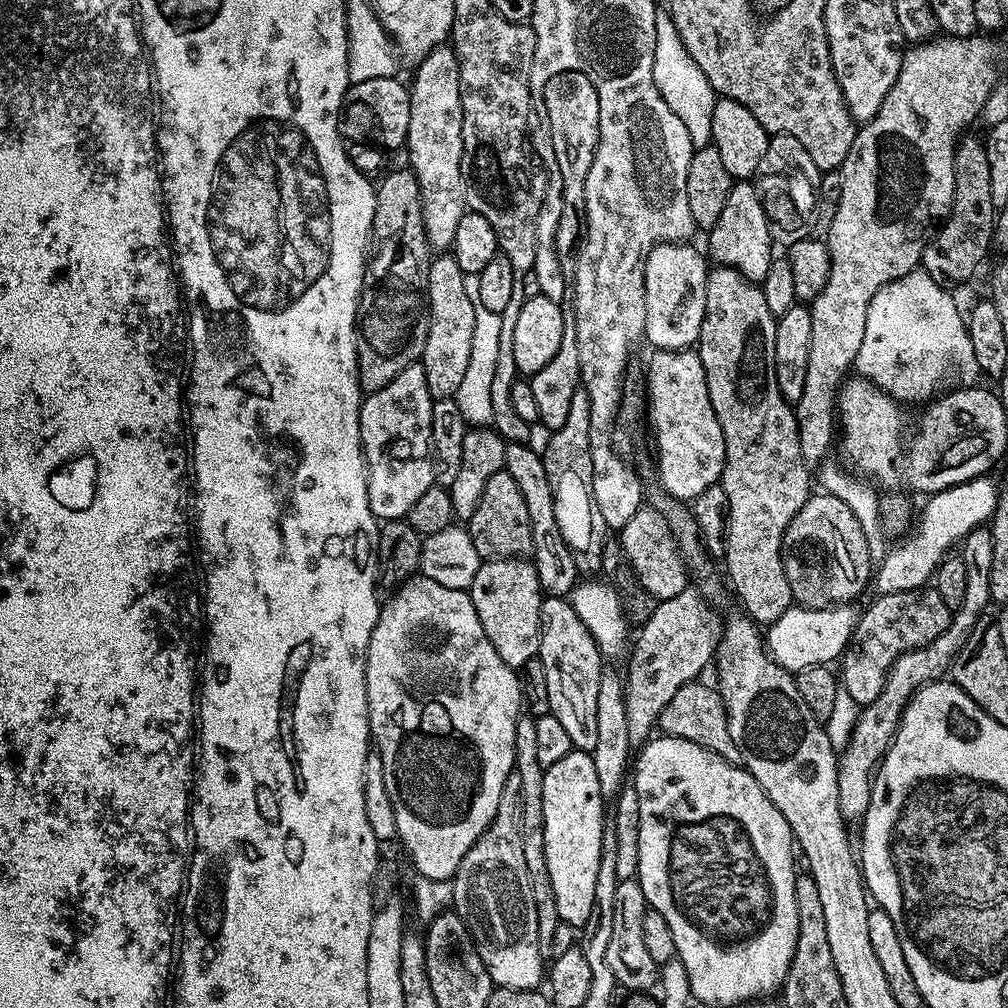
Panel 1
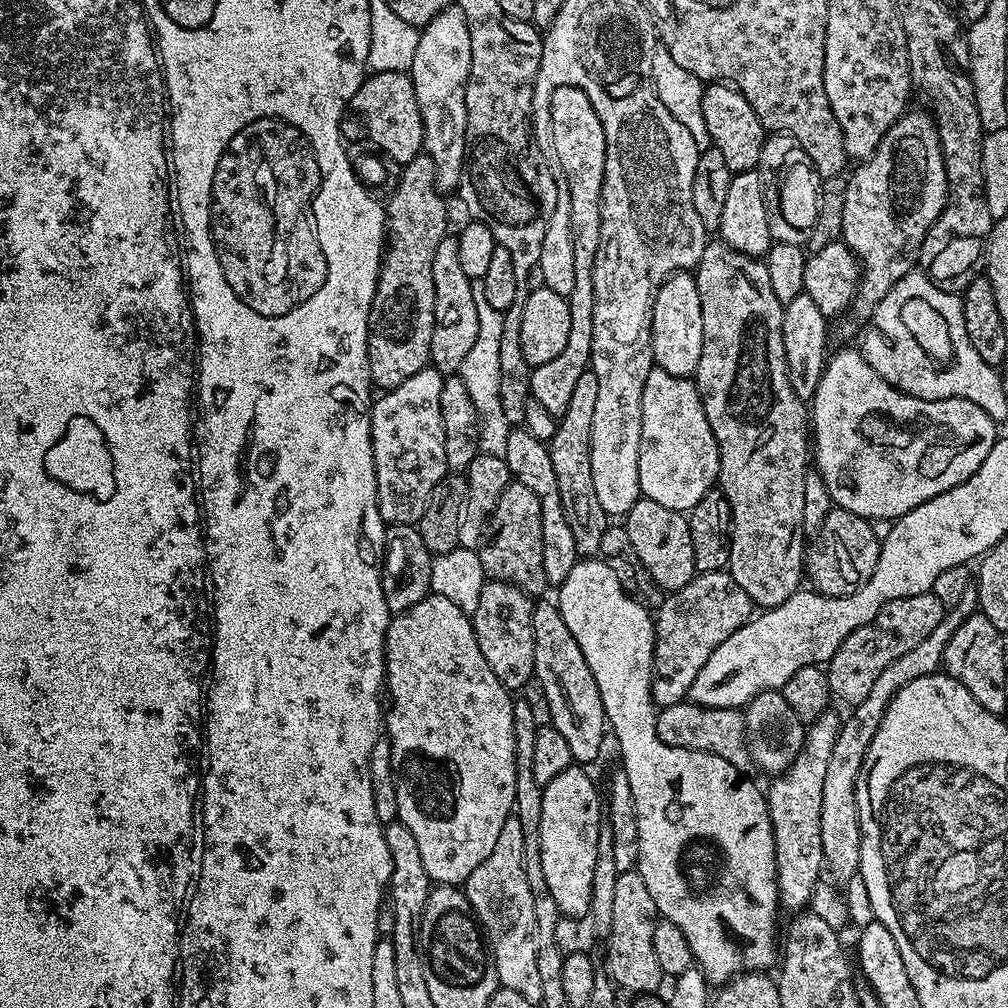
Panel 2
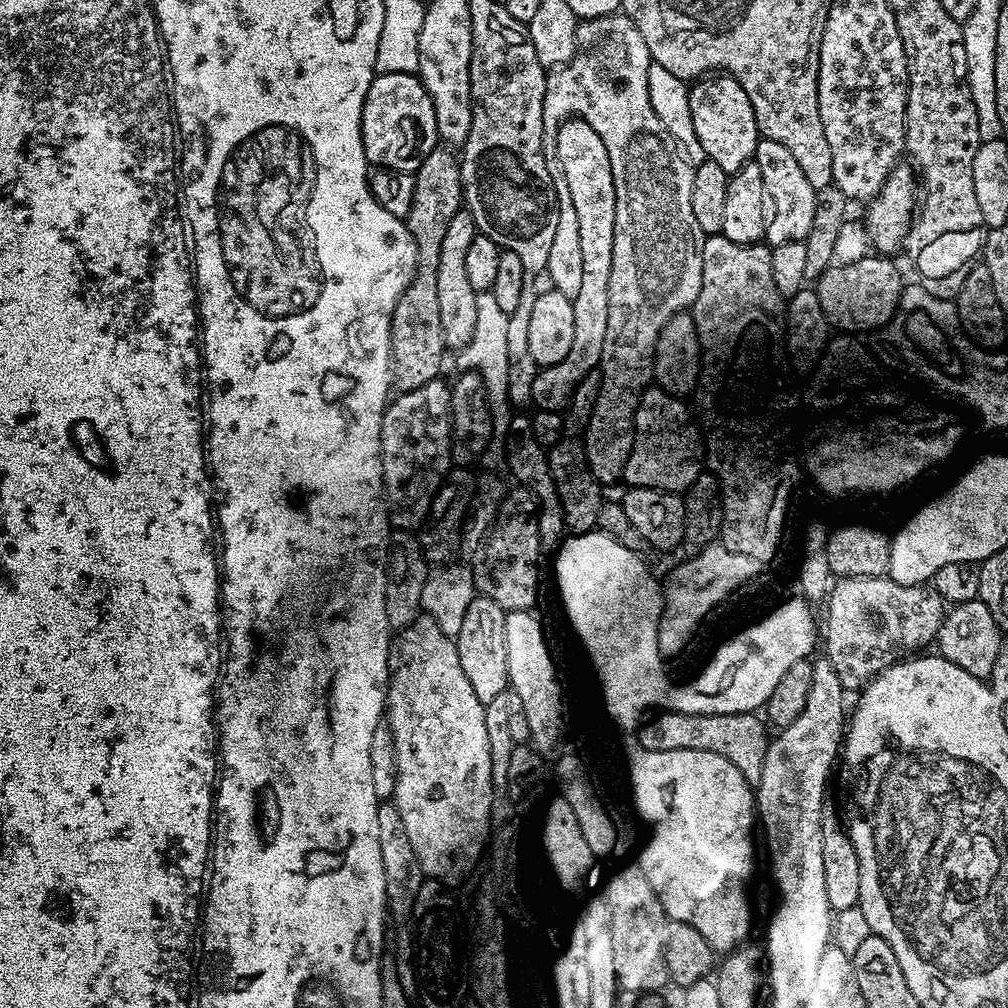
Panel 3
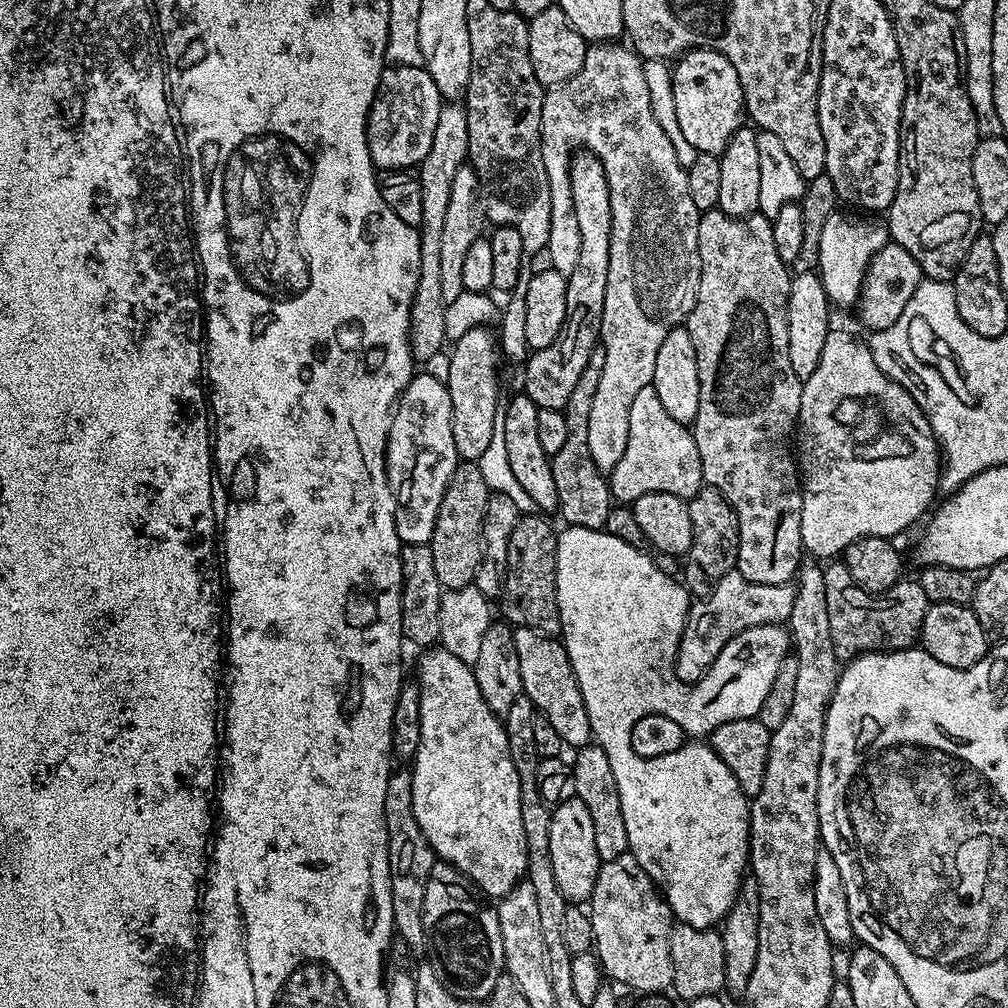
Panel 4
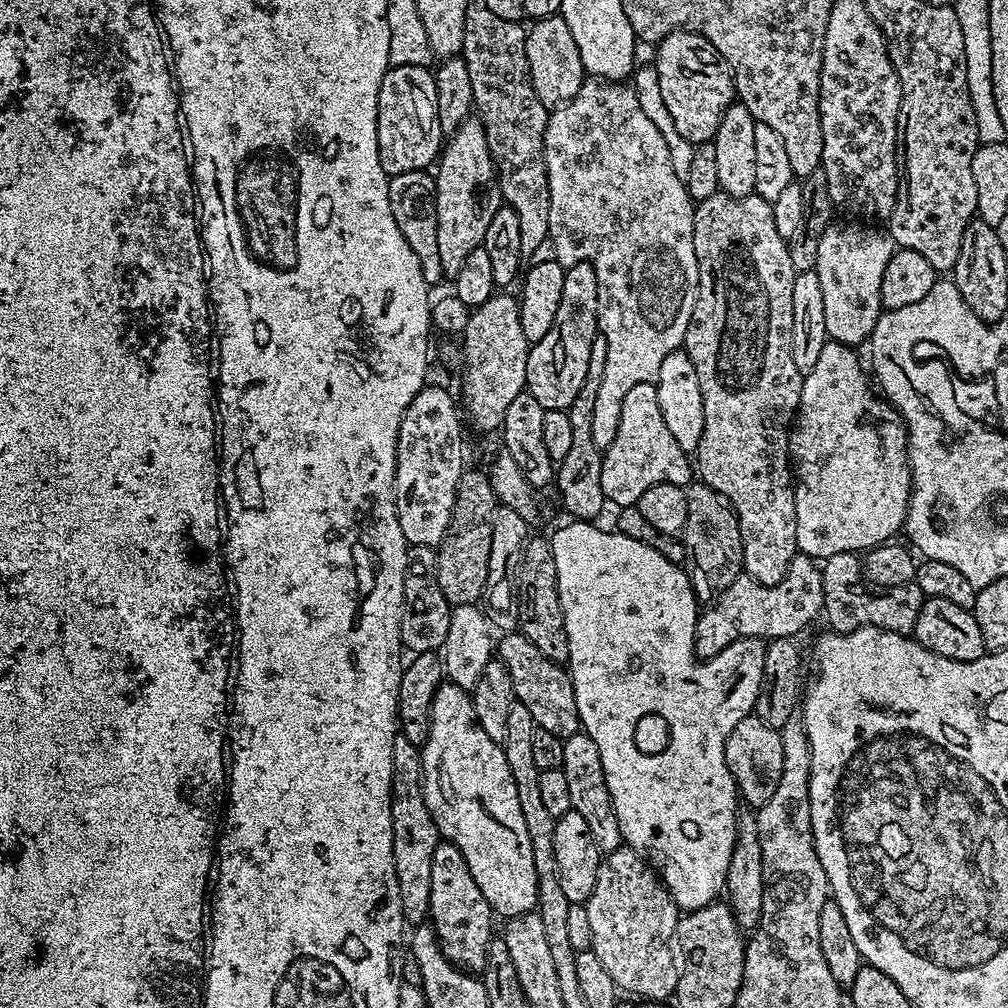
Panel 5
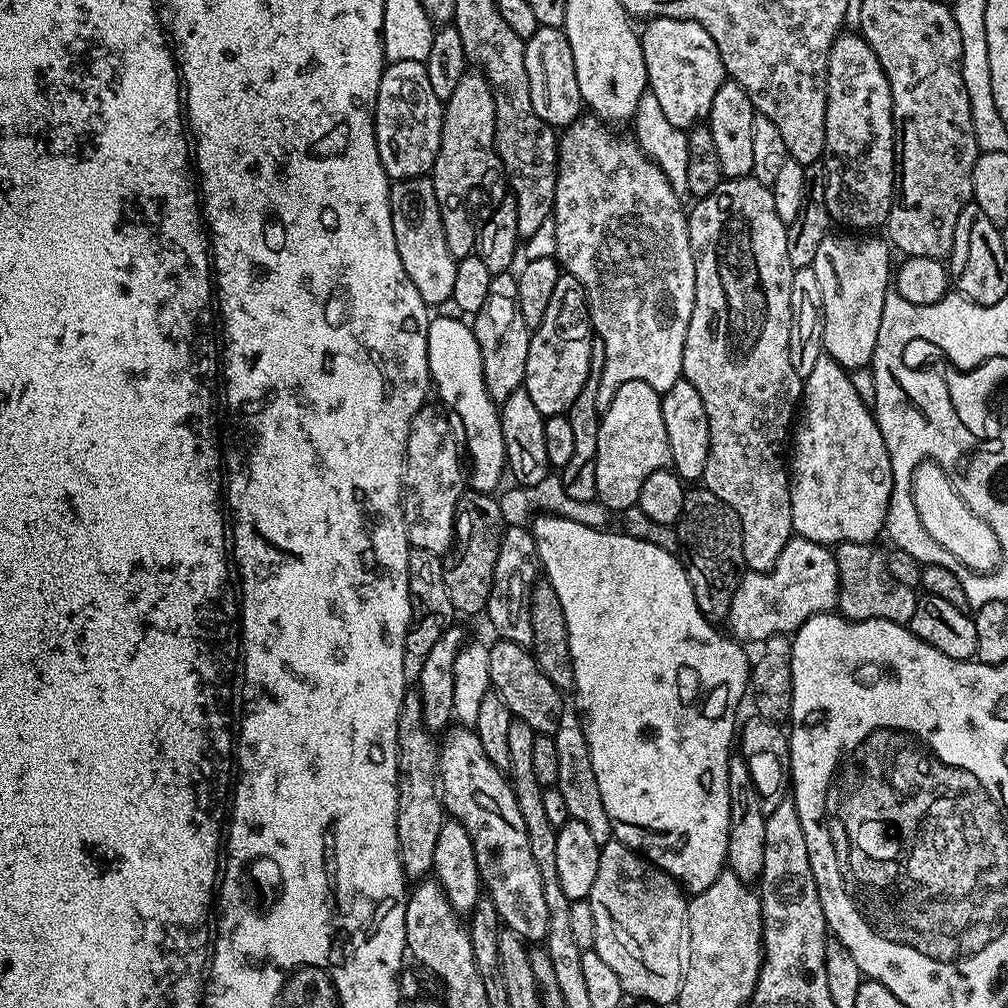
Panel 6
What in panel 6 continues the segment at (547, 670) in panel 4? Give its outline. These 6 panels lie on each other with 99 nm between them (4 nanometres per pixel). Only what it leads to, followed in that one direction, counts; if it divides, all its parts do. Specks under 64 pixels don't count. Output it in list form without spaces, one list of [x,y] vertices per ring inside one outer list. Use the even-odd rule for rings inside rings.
[[[497,639],[495,643],[488,650],[490,682],[494,691],[500,695],[502,702],[506,702],[515,719],[526,722],[526,726],[530,726],[538,734],[555,733],[565,719],[565,697],[560,689],[550,682],[550,678],[546,678],[546,674],[542,674],[542,670],[538,670],[538,662],[525,645],[501,639]]]

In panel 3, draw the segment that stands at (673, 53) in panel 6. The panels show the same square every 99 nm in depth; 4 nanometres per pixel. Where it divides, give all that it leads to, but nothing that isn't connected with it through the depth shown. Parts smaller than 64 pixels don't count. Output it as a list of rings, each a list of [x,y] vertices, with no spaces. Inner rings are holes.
[[[708,74],[697,79],[689,87],[688,97],[690,98],[690,118],[694,118],[694,132],[698,134],[700,152],[707,159],[718,162],[718,166],[722,166],[722,170],[726,170],[730,174],[735,172],[750,158],[750,150],[756,150],[756,141],[761,139],[754,118],[754,106],[750,106],[750,98],[736,79],[727,74]]]

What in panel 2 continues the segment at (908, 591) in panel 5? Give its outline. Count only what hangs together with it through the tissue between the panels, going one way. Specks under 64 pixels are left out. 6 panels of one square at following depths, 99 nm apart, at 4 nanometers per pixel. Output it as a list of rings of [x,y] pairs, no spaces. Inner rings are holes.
[[[931,592],[914,594],[910,598],[898,598],[894,602],[886,602],[882,610],[866,626],[854,630],[838,646],[826,665],[828,674],[828,690],[833,697],[836,696],[847,706],[855,706],[870,694],[870,686],[878,679],[878,674],[894,662],[894,658],[902,658],[907,652],[915,653],[920,644],[942,622],[946,609],[942,602]]]

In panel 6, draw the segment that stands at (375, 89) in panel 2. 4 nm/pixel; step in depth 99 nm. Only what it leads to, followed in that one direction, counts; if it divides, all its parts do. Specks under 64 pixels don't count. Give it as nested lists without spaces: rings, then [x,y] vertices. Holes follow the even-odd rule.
[[[423,60],[389,63],[380,79],[374,105],[378,158],[385,174],[393,181],[429,175],[440,149],[443,121],[442,102],[430,86],[430,74],[426,74]]]

